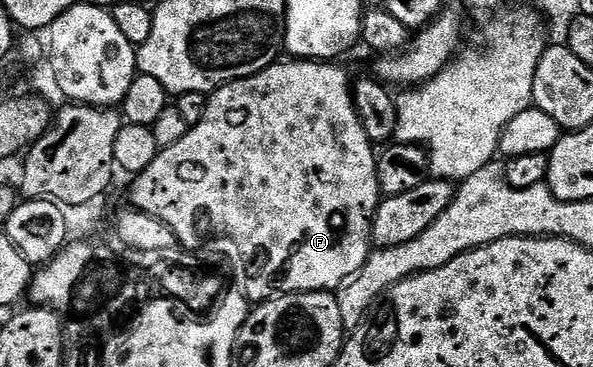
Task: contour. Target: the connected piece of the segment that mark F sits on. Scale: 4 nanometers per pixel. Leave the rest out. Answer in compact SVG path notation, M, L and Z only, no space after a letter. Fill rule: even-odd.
M280 60L260 74L228 82L210 95L201 124L190 127L187 134L177 140L177 144L162 147L153 164L134 175L130 205L161 220L174 232L175 240L188 248L198 247L195 245L202 240L203 233L207 230L207 218L211 218L213 225L220 226L227 233L228 240L235 245L235 250L241 257L255 258L255 270L259 273L259 290L264 299L274 298L278 294L303 294L307 290L335 292L359 273L373 249L371 222L381 201L376 161L376 147L369 140L369 136L365 136L365 128L355 111L352 75L347 75L339 64L331 60Z

